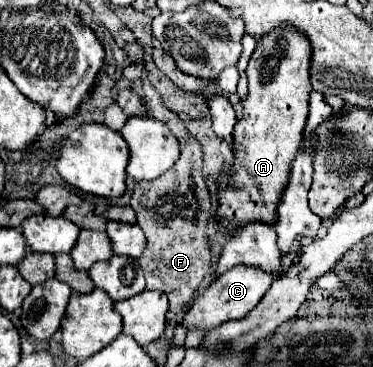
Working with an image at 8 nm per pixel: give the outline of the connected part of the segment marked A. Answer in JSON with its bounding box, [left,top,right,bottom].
[219,27,311,227]

